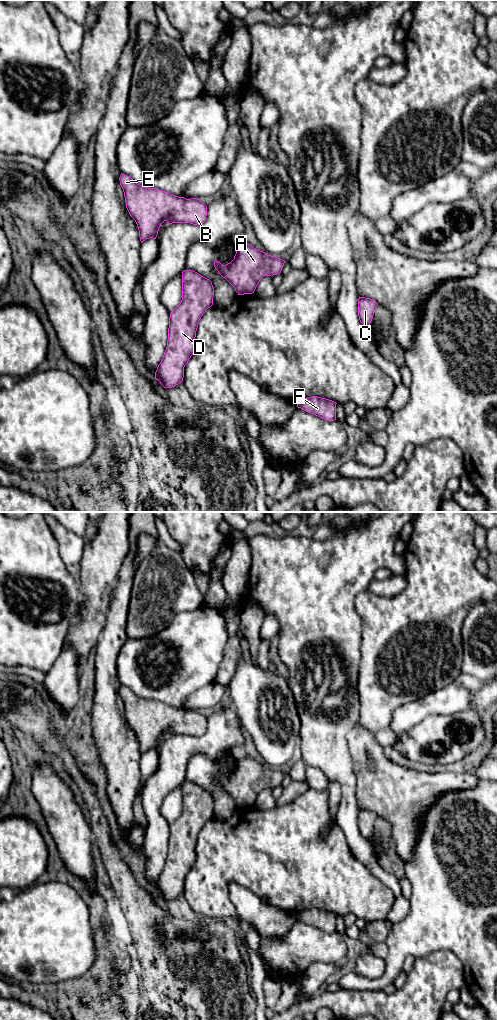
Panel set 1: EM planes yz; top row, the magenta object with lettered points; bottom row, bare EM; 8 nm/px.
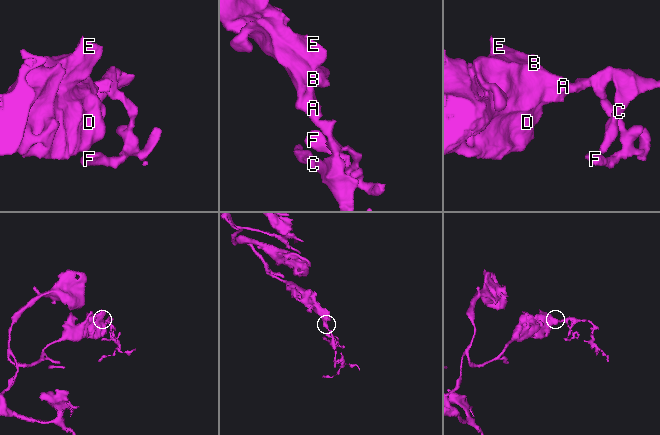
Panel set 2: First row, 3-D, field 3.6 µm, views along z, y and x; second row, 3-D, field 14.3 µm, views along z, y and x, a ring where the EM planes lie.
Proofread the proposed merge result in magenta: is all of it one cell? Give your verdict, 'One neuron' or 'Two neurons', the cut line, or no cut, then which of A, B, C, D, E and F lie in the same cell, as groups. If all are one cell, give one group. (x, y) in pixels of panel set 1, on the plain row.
One neuron. No split. Groups: A B C D E F

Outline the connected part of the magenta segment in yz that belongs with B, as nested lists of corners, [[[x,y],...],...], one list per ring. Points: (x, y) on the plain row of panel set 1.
[[[122,685],[119,693],[124,704],[126,720],[137,736],[141,755],[149,750],[156,751],[164,733],[167,733],[168,737],[172,735],[201,737],[206,733],[207,718],[197,710],[186,711],[163,702],[141,698]]]

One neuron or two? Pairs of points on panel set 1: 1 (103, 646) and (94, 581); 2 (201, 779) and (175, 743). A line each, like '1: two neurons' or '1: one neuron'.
1: two neurons
2: two neurons

